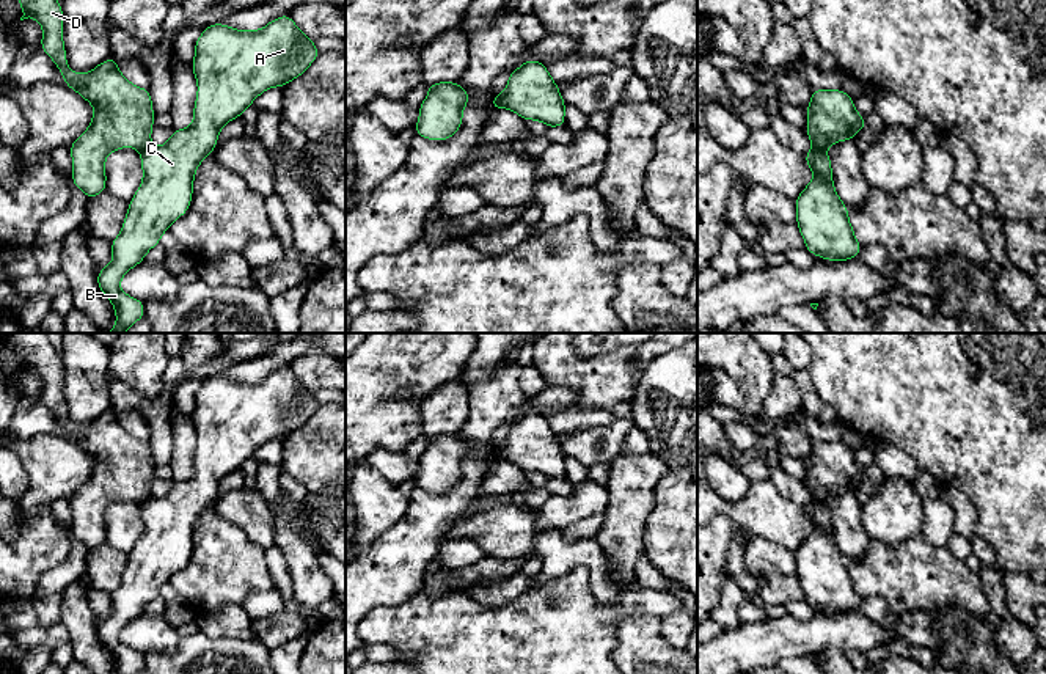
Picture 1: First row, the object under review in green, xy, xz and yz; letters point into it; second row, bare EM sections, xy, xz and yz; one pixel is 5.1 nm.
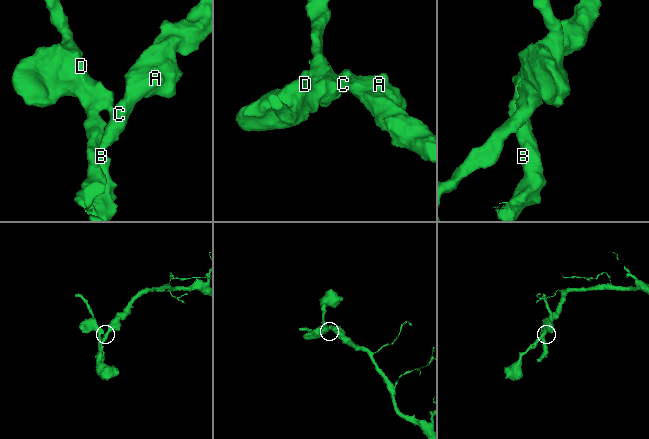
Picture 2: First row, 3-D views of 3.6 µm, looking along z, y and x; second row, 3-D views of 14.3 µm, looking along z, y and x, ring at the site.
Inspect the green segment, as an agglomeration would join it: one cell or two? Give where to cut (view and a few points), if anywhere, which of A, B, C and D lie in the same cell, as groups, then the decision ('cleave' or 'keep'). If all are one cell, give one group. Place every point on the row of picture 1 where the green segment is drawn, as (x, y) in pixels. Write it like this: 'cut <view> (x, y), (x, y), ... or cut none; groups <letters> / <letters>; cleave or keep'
cut xy (151, 145), (140, 150); groups A B C / D; cleave

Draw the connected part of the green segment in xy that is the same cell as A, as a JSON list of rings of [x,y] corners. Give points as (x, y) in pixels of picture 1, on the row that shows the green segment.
[[[289,14],[270,20],[261,30],[236,30],[223,24],[203,28],[195,41],[192,71],[198,93],[193,107],[193,123],[187,129],[173,129],[171,138],[162,146],[140,149],[143,181],[129,201],[129,209],[118,237],[112,244],[112,262],[97,270],[97,288],[115,306],[116,325],[107,333],[126,333],[144,316],[144,302],[124,294],[121,278],[144,261],[146,253],[160,244],[162,234],[181,218],[192,204],[193,181],[198,165],[218,143],[221,127],[242,113],[264,91],[286,86],[305,74],[320,55],[313,39],[306,38]]]

